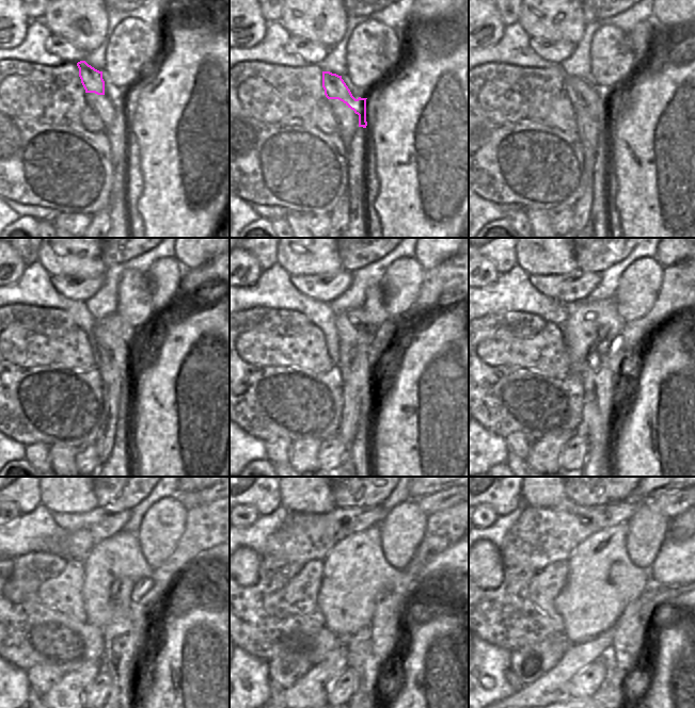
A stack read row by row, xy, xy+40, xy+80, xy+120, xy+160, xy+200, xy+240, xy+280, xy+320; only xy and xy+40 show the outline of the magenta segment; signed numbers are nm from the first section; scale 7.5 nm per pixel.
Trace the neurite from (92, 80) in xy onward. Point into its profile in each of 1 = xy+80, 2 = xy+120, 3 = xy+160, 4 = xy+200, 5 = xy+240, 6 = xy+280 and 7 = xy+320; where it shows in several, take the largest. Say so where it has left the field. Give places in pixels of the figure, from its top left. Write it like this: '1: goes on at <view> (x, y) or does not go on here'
1: goes on at xy+80 (582, 96)
2: goes on at xy+120 (115, 351)
3: goes on at xy+160 (354, 365)
4: goes on at xy+200 (597, 370)
5: goes on at xy+240 (122, 666)
6: goes on at xy+280 (362, 659)
7: goes on at xy+320 (607, 658)

